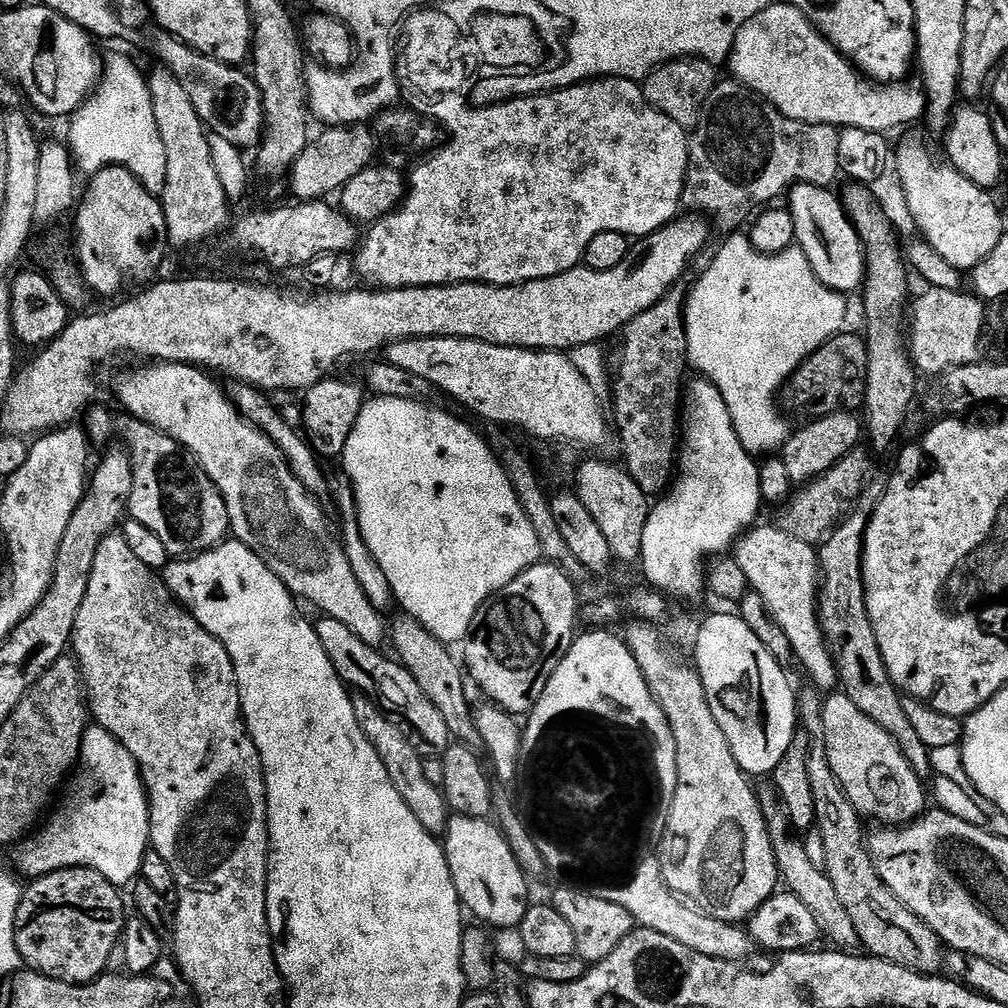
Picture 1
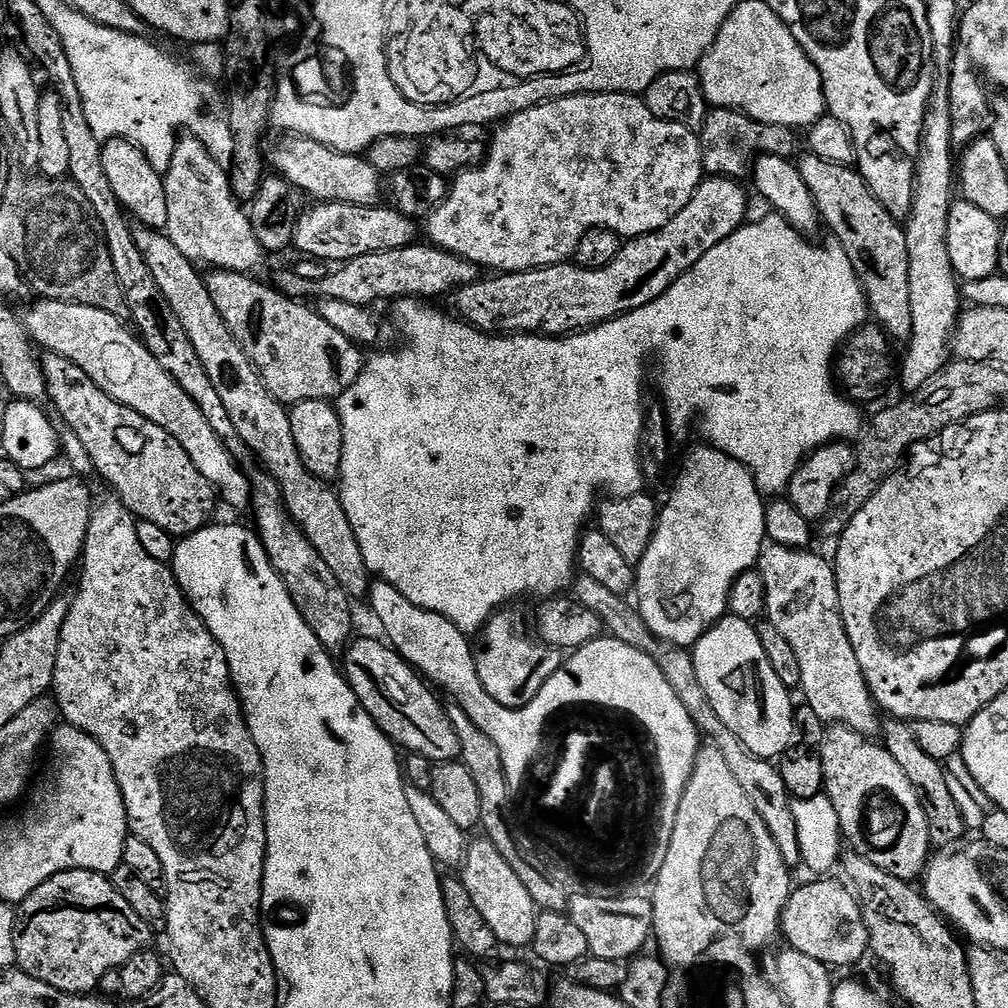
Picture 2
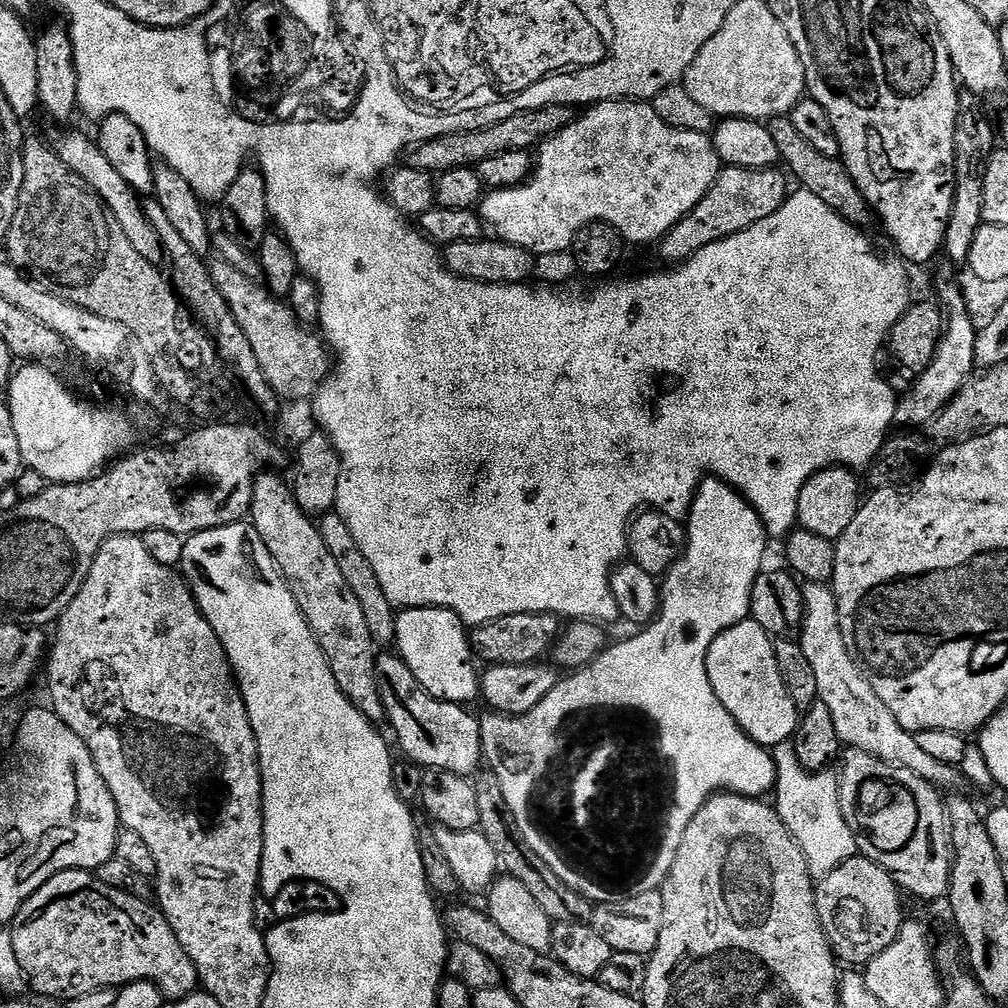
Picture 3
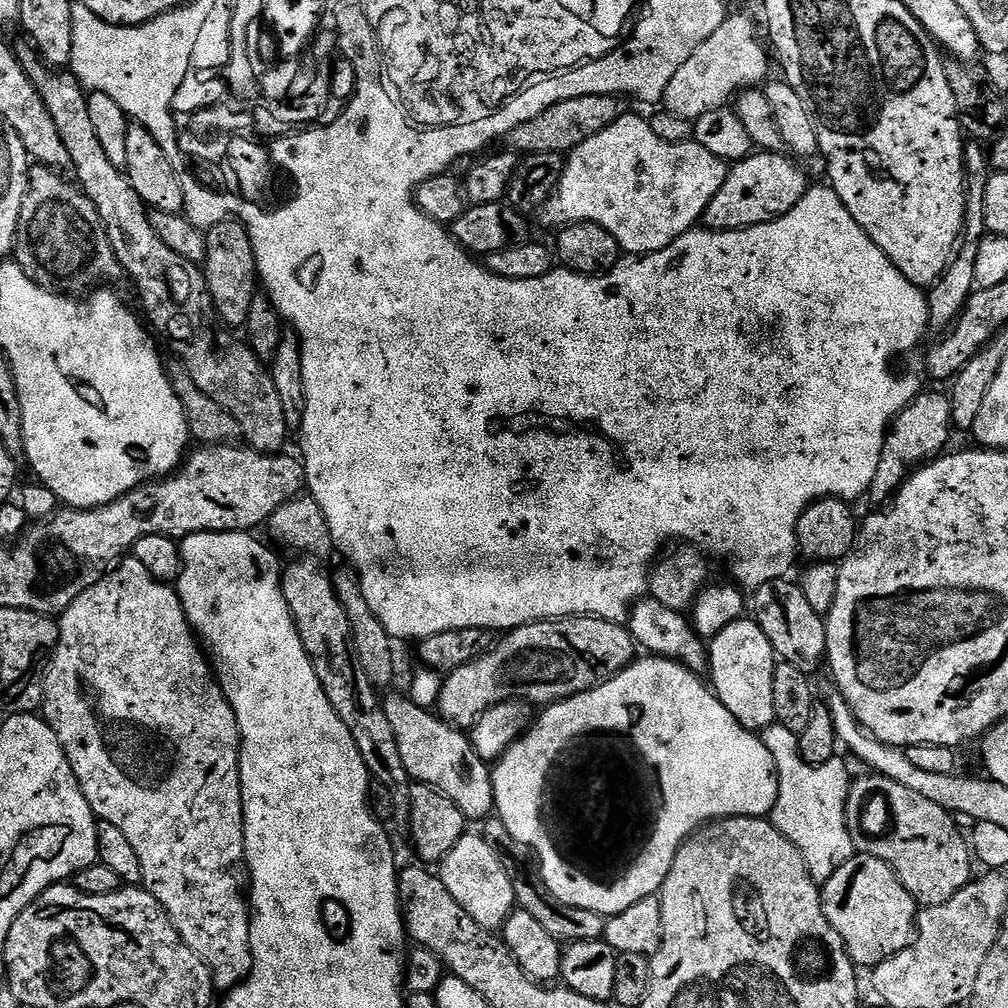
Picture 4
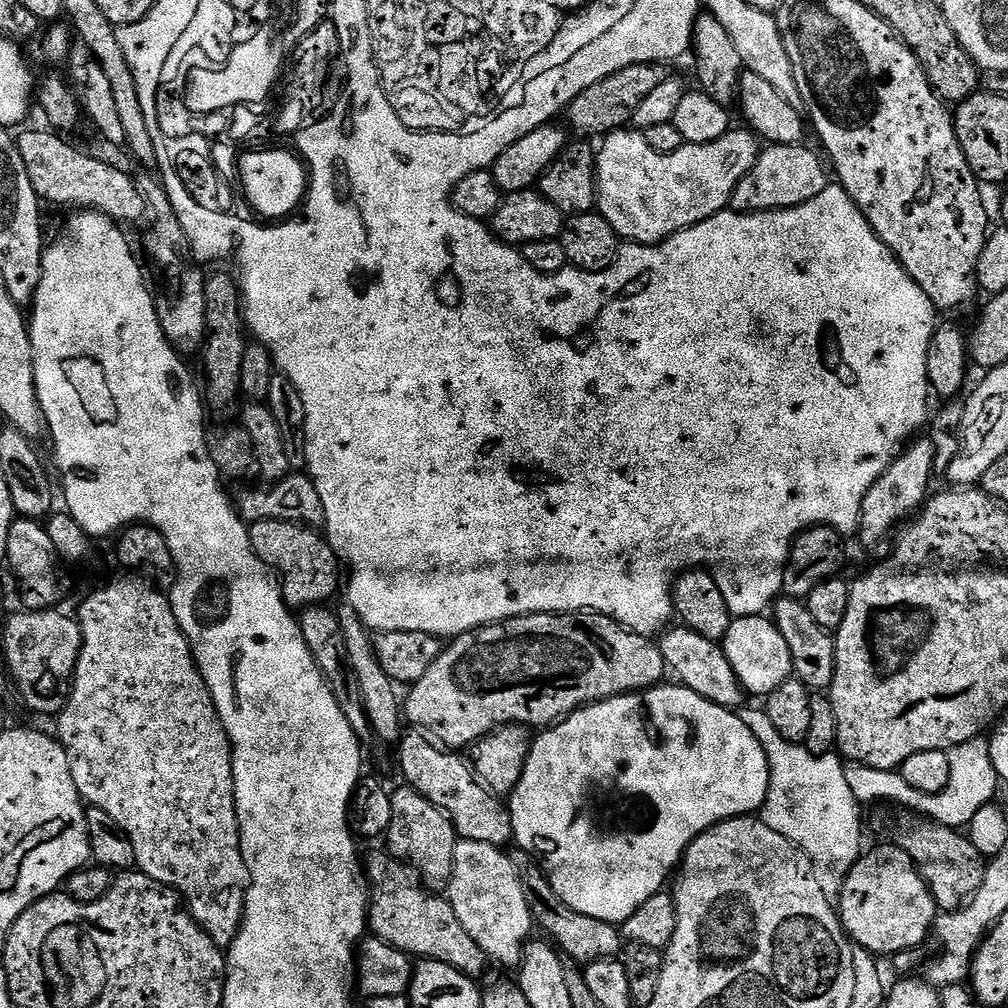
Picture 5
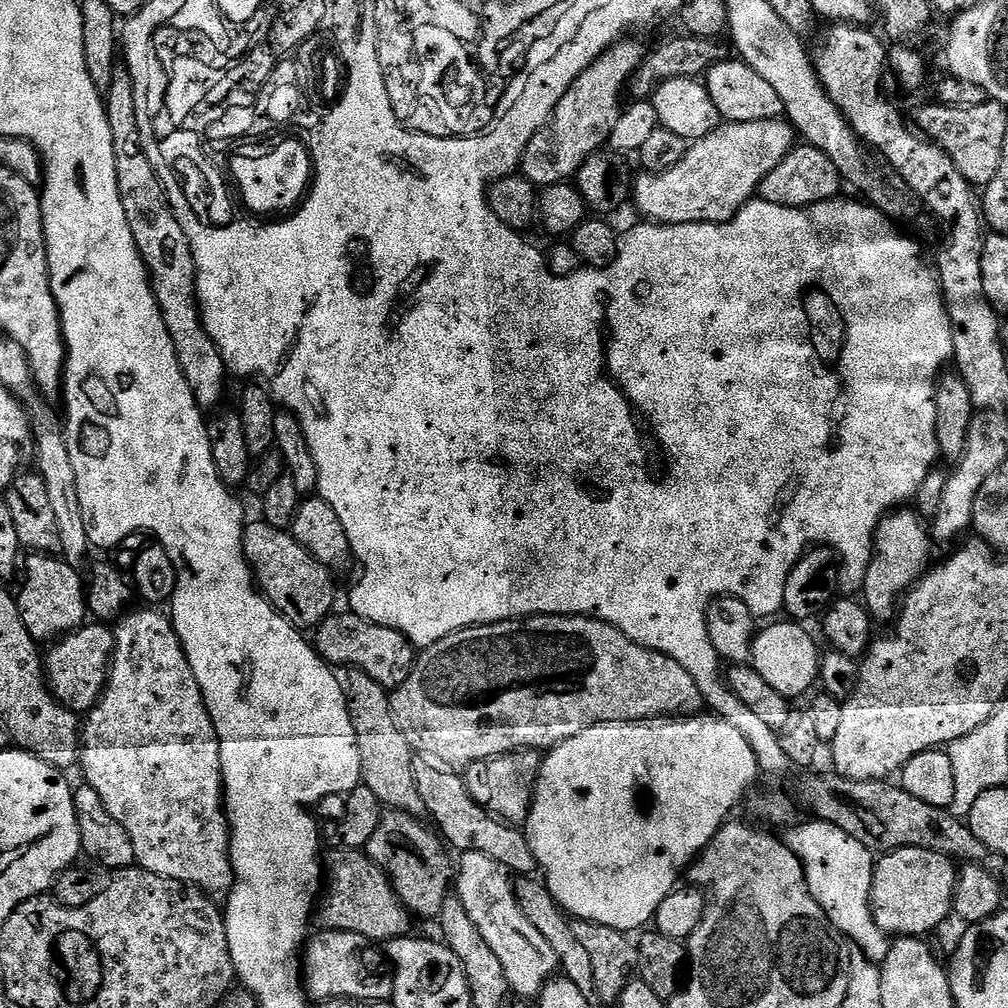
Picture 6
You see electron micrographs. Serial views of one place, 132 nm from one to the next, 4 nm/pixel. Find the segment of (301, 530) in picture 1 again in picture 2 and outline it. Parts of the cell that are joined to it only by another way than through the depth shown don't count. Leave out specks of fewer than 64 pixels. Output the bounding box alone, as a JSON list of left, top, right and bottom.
[22,298,252,509]

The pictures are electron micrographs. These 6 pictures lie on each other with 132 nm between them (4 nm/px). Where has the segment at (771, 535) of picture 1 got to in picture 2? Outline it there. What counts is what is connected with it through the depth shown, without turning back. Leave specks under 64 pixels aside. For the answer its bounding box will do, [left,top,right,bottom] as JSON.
[758,544,882,738]

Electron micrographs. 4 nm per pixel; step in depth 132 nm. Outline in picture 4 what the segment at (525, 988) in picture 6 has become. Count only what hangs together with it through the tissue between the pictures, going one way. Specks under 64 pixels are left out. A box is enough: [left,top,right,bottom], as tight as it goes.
[438,834,517,930]

